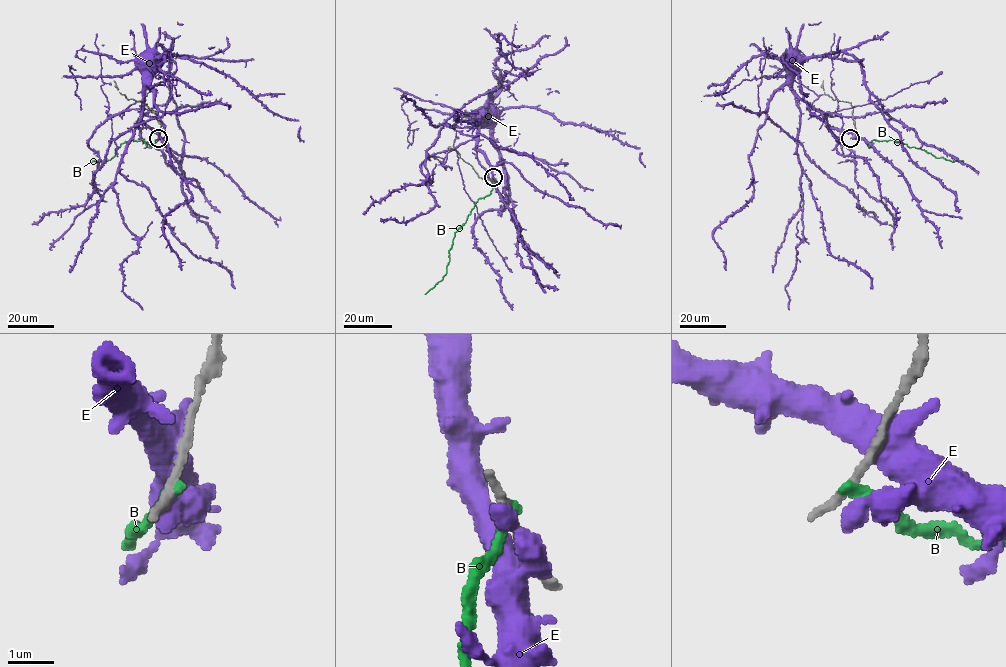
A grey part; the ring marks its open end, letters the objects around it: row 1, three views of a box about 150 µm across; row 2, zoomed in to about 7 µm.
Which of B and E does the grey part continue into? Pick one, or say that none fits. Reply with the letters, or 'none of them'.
none of them

